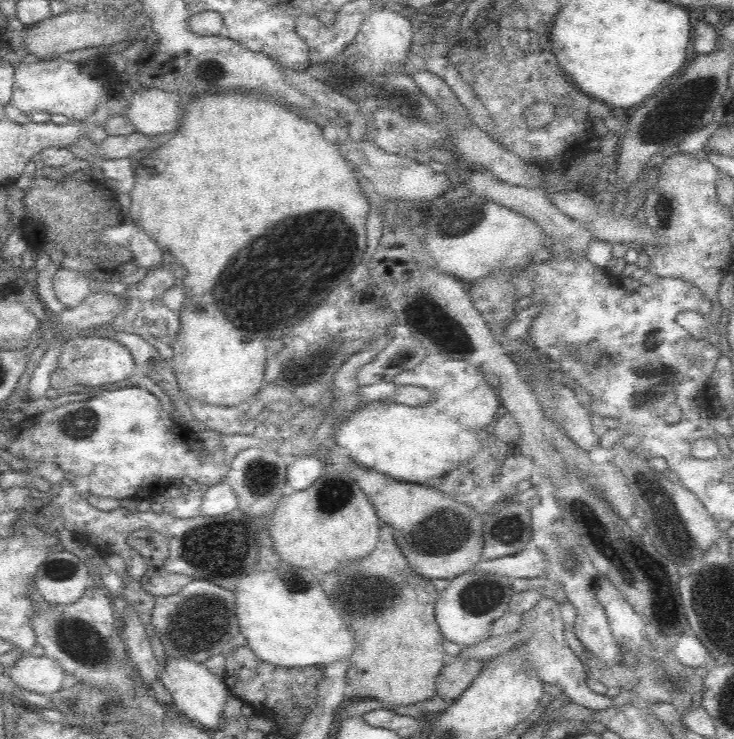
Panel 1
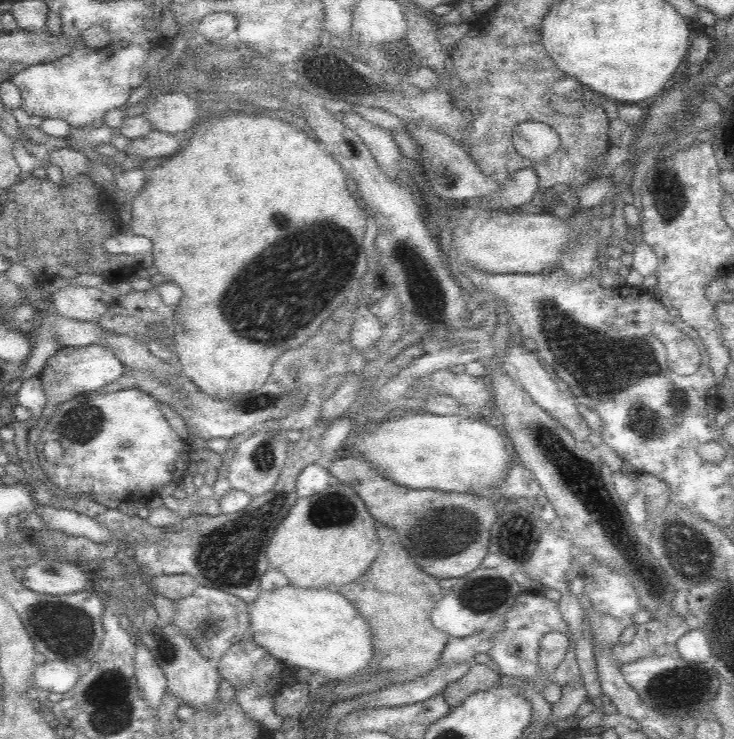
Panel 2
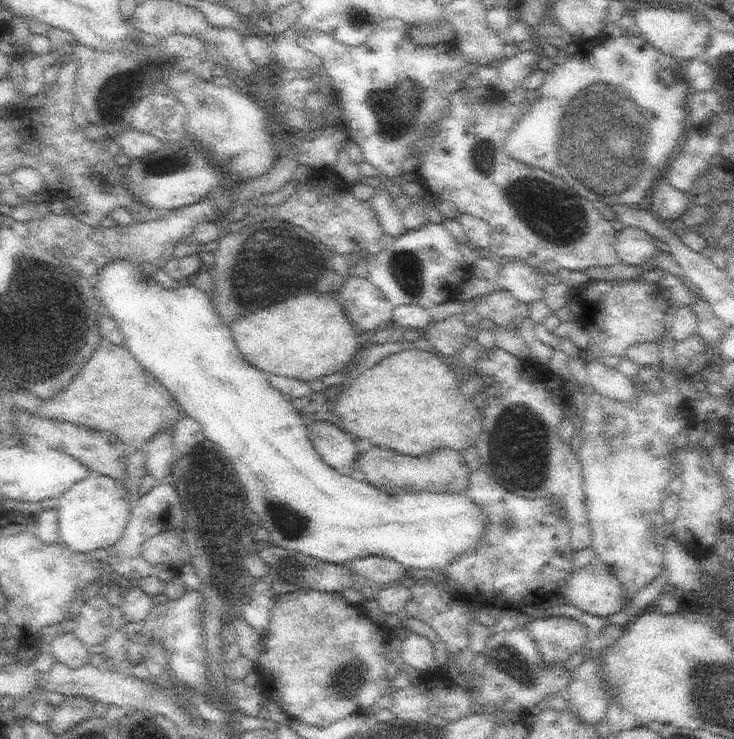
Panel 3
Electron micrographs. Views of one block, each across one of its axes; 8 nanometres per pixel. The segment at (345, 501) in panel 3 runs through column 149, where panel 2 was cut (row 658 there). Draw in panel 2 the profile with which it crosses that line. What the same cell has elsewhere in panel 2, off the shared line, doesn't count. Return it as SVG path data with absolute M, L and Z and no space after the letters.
M288 583L284 588L260 592L248 605L248 613L254 642L290 669L314 674L320 686L328 680L352 678L372 660L368 624L342 594L328 588L298 588Z

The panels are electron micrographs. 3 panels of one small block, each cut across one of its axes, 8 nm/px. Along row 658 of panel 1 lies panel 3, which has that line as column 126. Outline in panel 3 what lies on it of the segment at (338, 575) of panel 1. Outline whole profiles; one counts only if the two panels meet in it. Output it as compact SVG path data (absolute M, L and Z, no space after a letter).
M105 337L88 364L62 393L44 402L37 416L76 424L96 431L112 432L130 451L141 450L164 429L174 429L183 411L172 394L130 353Z

